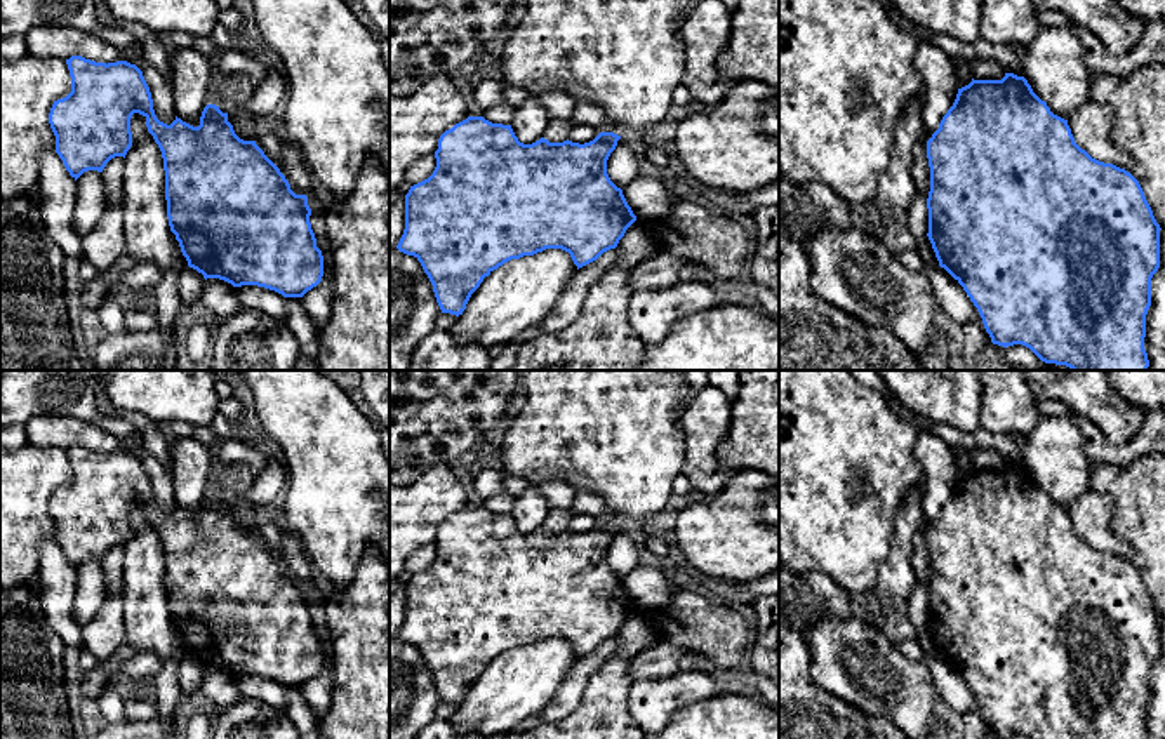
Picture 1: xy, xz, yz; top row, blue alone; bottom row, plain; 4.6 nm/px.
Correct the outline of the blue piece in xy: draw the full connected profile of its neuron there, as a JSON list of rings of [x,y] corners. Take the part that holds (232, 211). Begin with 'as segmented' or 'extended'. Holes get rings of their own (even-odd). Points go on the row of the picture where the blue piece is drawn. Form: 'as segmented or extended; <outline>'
as segmented; [[[71,56],[66,64],[71,92],[54,101],[49,123],[56,153],[75,181],[87,170],[103,172],[115,156],[125,158],[132,146],[130,118],[139,113],[162,151],[169,226],[190,268],[205,280],[219,278],[233,287],[257,285],[283,297],[303,297],[322,282],[323,256],[311,230],[308,196],[290,190],[256,141],[235,134],[228,113],[207,104],[198,127],[177,117],[167,125],[156,118],[150,87],[136,64],[106,64],[82,56]]]

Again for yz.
as segmented; [[[1024,77],[974,80],[927,141],[929,240],[939,261],[977,308],[993,344],[1029,348],[1042,362],[1071,370],[1148,370],[1144,350],[1151,278],[1160,268],[1160,224],[1139,181],[1092,158]]]

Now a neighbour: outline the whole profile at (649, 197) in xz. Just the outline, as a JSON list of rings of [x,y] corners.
[[[642,172],[628,186],[622,195],[636,219],[664,217],[676,200],[668,190],[668,183]]]

